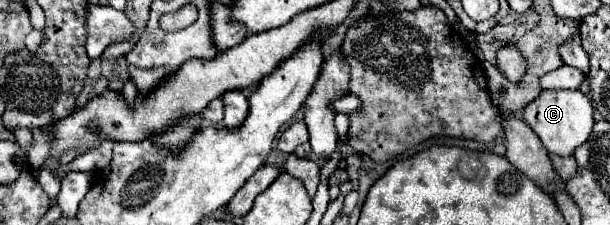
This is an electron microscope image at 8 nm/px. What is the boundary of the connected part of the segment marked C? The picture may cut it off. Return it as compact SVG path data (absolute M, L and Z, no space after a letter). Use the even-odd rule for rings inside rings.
M544 90L524 108L524 122L536 132L550 154L570 156L574 148L588 140L594 126L594 108L588 96L574 90Z

